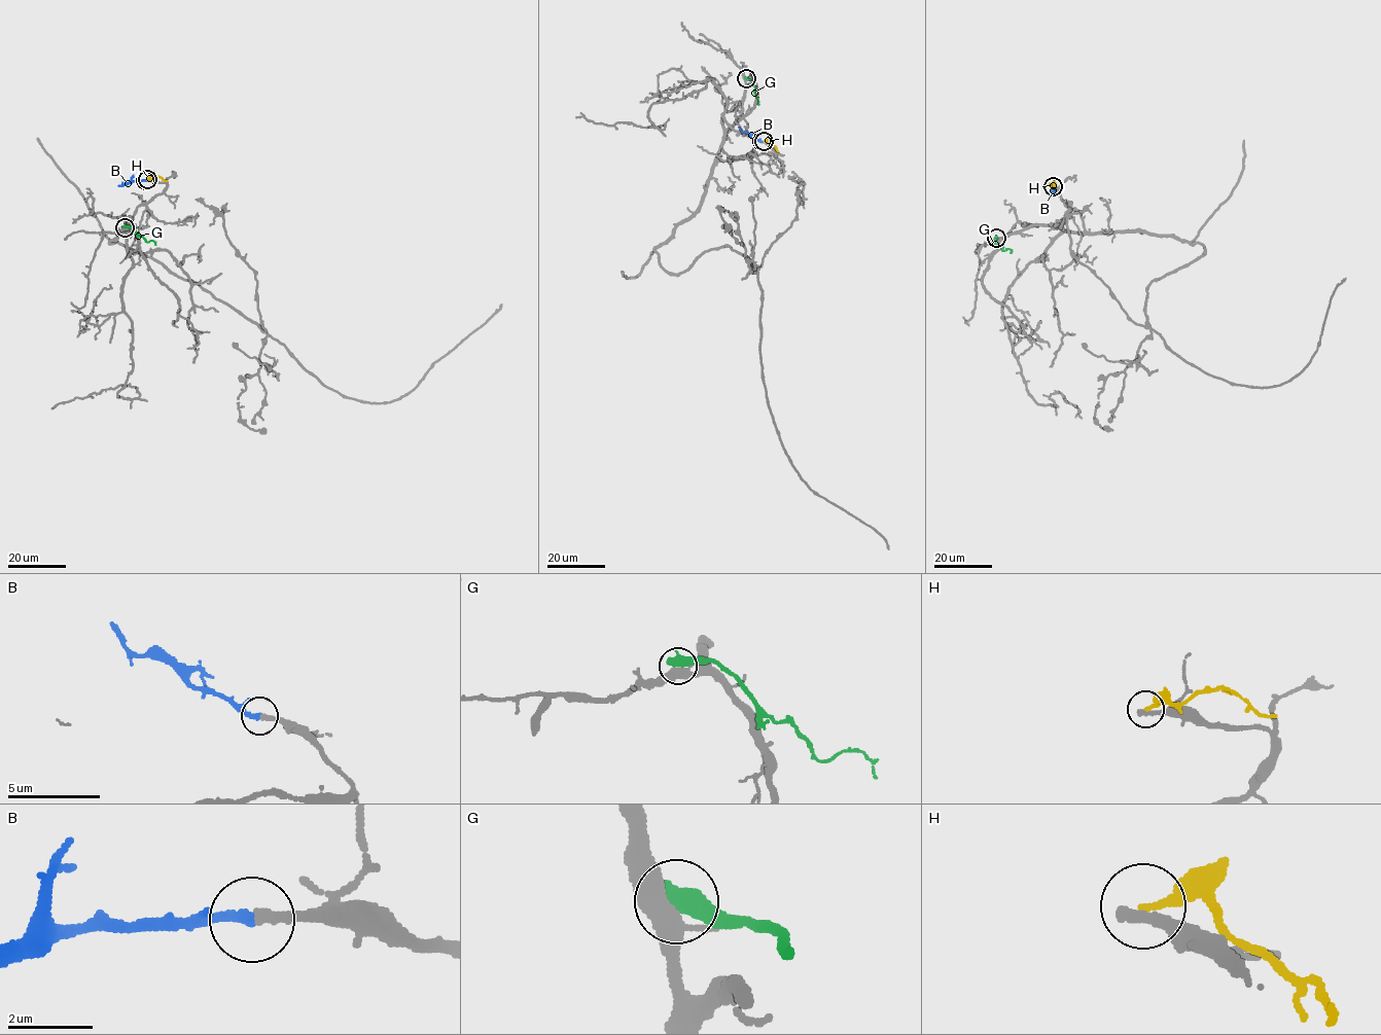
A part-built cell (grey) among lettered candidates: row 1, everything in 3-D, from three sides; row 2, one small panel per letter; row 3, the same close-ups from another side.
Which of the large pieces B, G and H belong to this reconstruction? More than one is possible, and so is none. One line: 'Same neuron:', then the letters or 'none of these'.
Same neuron: B

